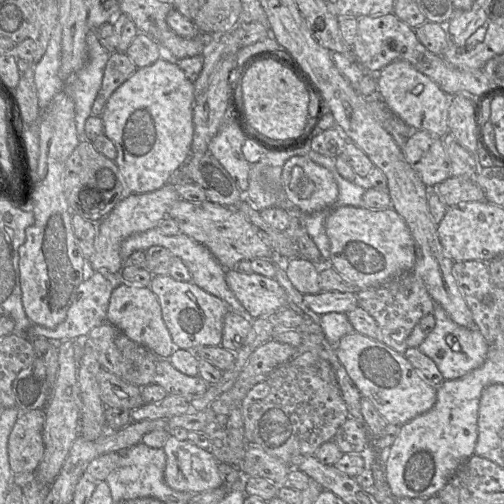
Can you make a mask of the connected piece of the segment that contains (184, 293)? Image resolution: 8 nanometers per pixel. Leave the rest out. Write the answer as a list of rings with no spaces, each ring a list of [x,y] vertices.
[[[153,275],[149,288],[158,299],[162,319],[177,348],[195,353],[197,347],[221,344],[224,316],[231,311],[226,302],[192,282],[180,282],[169,275]]]

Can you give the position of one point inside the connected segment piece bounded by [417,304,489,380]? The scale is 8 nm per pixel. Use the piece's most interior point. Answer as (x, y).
(470, 351)

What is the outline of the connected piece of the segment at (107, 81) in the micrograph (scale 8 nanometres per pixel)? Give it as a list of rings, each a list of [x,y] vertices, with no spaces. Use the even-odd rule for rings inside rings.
[[[114,52],[110,54],[104,70],[101,89],[92,106],[92,116],[102,116],[110,96],[137,69],[125,52]]]

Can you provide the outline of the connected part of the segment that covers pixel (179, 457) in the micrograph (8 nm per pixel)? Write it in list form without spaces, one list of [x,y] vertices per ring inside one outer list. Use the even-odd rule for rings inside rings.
[[[174,436],[168,437],[162,449],[166,455],[164,479],[172,489],[200,493],[224,485],[219,462],[210,451]]]

